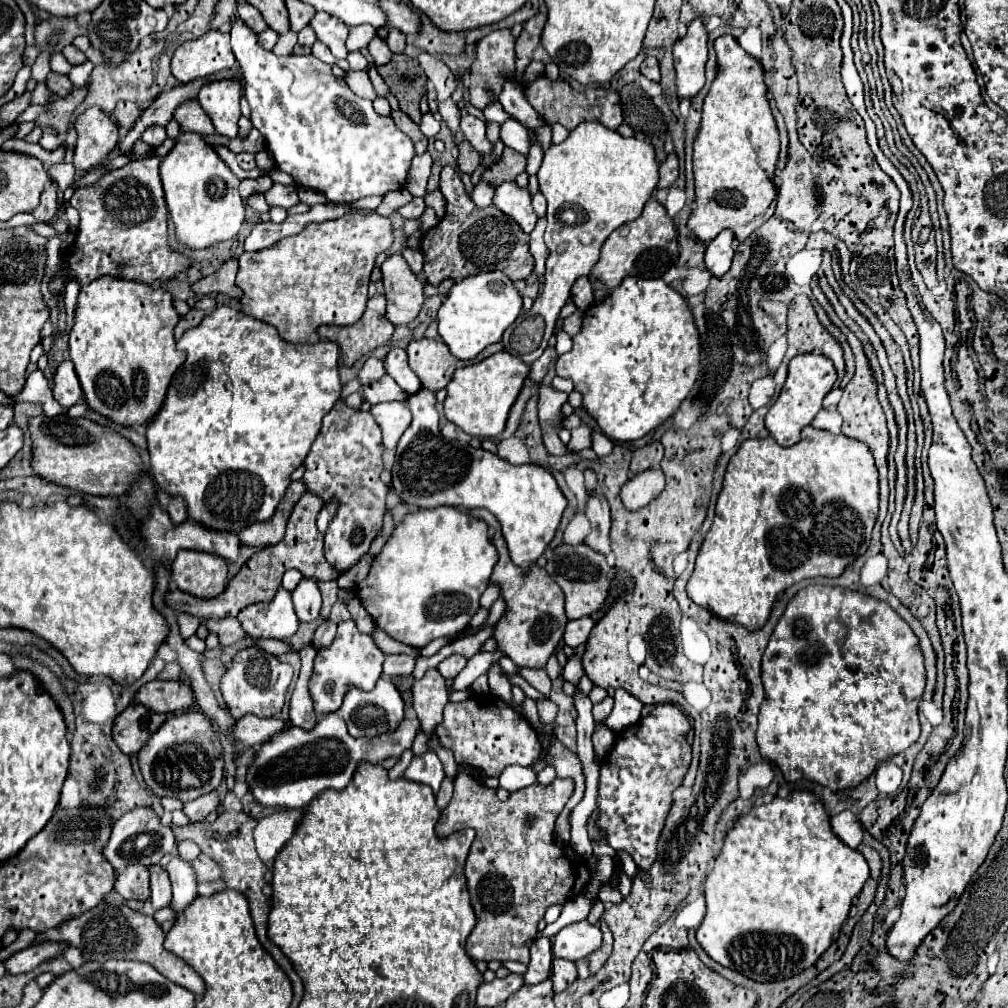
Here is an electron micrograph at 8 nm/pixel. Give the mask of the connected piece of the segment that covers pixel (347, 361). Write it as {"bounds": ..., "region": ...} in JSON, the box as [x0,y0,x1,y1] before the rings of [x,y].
{"bounds":[318,295,394,367],"region":[[[374,295],[368,299],[366,313],[360,321],[348,327],[336,325],[322,325],[318,333],[336,341],[342,351],[342,361],[346,367],[352,367],[362,355],[370,353],[372,349],[388,343],[394,335],[394,325],[386,319],[386,297]]]}

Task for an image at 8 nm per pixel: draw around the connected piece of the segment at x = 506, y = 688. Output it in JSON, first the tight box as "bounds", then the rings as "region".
{"bounds":[488,663,512,701],"region":[[[492,663],[492,667],[488,669],[488,681],[490,681],[490,691],[504,699],[504,701],[512,701],[512,683],[506,679],[500,663]]]}

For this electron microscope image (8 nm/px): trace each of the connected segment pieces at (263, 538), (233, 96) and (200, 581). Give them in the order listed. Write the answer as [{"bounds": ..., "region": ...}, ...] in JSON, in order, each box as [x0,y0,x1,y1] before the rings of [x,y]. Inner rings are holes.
[{"bounds":[238,481,306,547],"region":[[[292,481],[288,487],[288,493],[284,495],[282,503],[278,505],[274,517],[270,521],[262,521],[258,525],[250,525],[246,527],[238,537],[242,541],[242,545],[256,545],[256,547],[266,547],[266,545],[274,545],[278,541],[282,541],[284,531],[286,531],[286,523],[288,517],[294,509],[294,505],[298,503],[298,499],[306,493],[306,485],[302,485],[300,481]]]},{"bounds":[198,79,242,137],"region":[[[220,79],[210,81],[198,93],[198,101],[202,109],[210,115],[216,133],[226,137],[238,135],[238,119],[240,119],[240,99],[242,87],[238,79]]]},{"bounds":[172,551,228,597],"region":[[[178,551],[172,563],[172,581],[194,597],[218,597],[226,589],[228,561],[214,553]]]}]

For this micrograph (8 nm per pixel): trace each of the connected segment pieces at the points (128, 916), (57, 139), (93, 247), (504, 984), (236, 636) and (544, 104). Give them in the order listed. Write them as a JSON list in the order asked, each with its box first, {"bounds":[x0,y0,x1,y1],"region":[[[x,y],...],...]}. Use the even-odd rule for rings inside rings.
[{"bounds":[36,903,206,997],"region":[[[100,903],[92,911],[82,913],[80,917],[68,921],[66,925],[58,925],[58,927],[38,935],[36,937],[38,943],[40,943],[40,937],[44,941],[50,941],[50,939],[52,941],[70,941],[70,945],[74,945],[82,951],[86,961],[130,959],[130,961],[148,963],[156,971],[160,971],[164,977],[182,985],[184,989],[192,991],[198,997],[202,997],[204,987],[206,987],[202,977],[194,969],[190,969],[190,965],[186,965],[178,955],[164,949],[164,931],[156,923],[156,919],[152,915],[144,915],[140,911],[132,911],[126,905],[114,907],[114,905],[108,905],[108,903]]]},{"bounds":[40,127,62,151],"region":[[[44,127],[42,129],[42,139],[40,139],[40,145],[46,149],[46,151],[54,151],[62,145],[62,137],[60,133],[54,129],[54,127]]]},{"bounds":[50,157,192,297],"region":[[[158,157],[130,161],[126,167],[106,173],[102,181],[74,191],[70,205],[80,213],[80,225],[76,239],[60,257],[58,277],[50,281],[54,297],[64,295],[70,279],[76,279],[80,287],[84,287],[98,277],[110,275],[156,287],[192,267],[190,257],[170,249],[168,245],[168,207],[158,165]]]},{"bounds":[476,973,524,1007],"region":[[[510,973],[506,979],[498,979],[496,977],[494,981],[480,985],[476,1003],[478,1003],[478,1007],[496,1007],[496,1005],[502,1005],[522,985],[524,985],[522,975],[516,975],[516,973]]]},{"bounds":[204,617,248,645],"region":[[[232,617],[220,619],[220,621],[208,619],[204,623],[210,629],[210,633],[218,633],[220,643],[224,643],[224,645],[234,645],[234,643],[238,643],[238,641],[242,641],[242,639],[248,637],[244,633],[244,629],[240,629],[240,623],[236,619],[232,619]]]},{"bounds":[526,75,622,131],"region":[[[540,75],[536,81],[532,81],[526,87],[526,99],[528,103],[538,111],[538,115],[548,123],[560,123],[564,125],[568,131],[572,131],[578,123],[582,121],[598,121],[602,125],[606,125],[608,129],[616,129],[622,123],[622,109],[618,105],[620,97],[618,93],[610,93],[610,91],[602,91],[602,99],[598,103],[598,87],[596,89],[588,89],[584,93],[574,91],[566,79],[558,79],[558,81],[550,81],[546,75]]]}]

